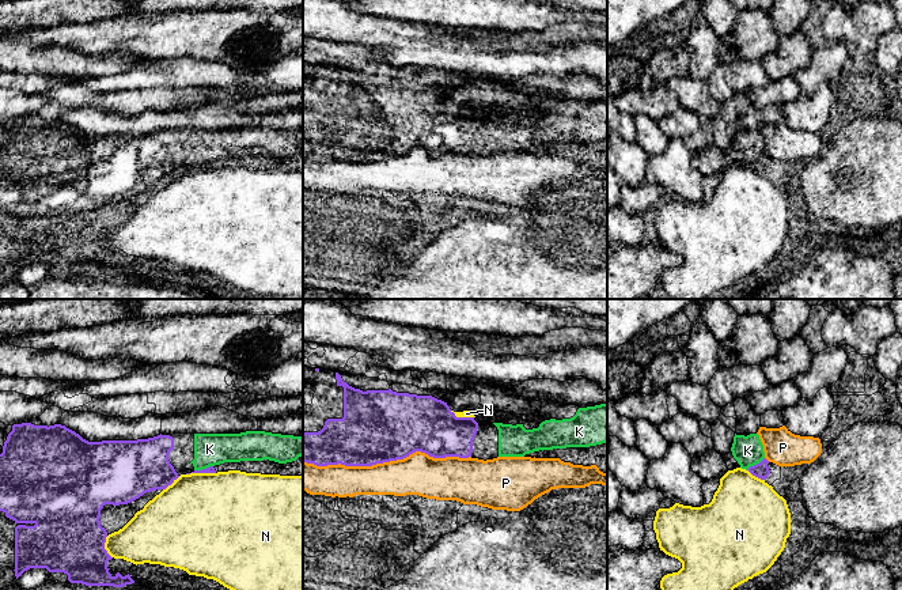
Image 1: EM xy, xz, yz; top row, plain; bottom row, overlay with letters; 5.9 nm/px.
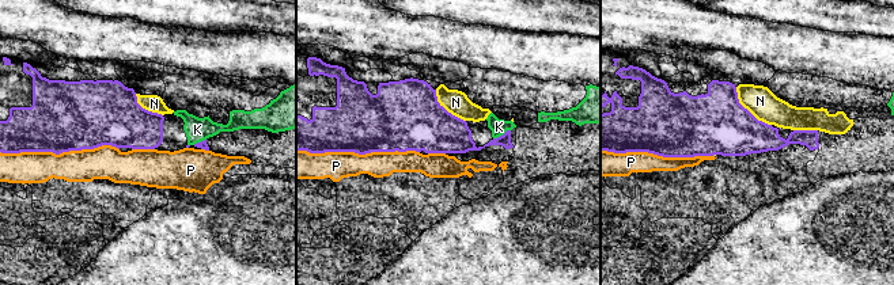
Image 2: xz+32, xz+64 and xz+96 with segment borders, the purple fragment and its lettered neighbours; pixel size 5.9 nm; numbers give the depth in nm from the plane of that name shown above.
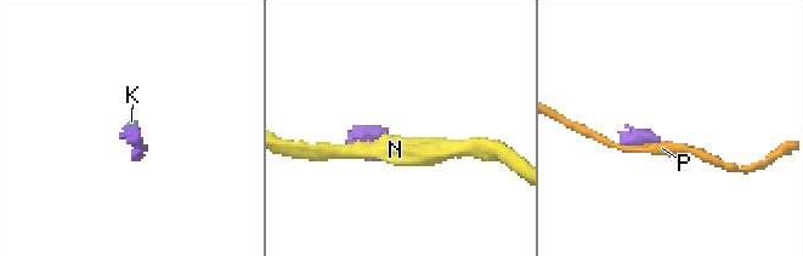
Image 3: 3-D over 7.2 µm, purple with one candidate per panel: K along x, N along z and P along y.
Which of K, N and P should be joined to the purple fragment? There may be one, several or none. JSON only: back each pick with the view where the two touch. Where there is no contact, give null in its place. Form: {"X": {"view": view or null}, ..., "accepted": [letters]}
{"K": {"view": "yz"}, "accepted": ["K"]}

